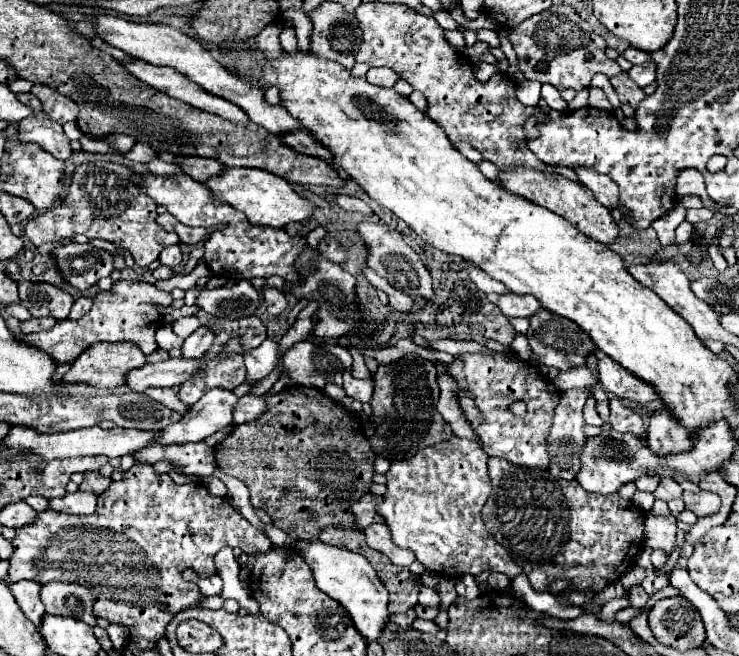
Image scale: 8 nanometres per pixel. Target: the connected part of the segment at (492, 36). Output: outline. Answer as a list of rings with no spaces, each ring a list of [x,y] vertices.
[[[478,30],[478,40],[480,40],[480,42],[486,42],[486,44],[492,46],[492,48],[498,48],[498,46],[500,46],[498,32],[494,32],[494,30]]]

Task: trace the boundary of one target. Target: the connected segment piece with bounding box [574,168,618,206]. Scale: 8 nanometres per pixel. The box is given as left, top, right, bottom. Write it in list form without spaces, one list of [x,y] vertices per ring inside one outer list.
[[[574,168],[574,172],[578,176],[578,182],[584,188],[588,188],[600,204],[604,204],[604,206],[616,206],[618,204],[616,184],[608,176],[600,174],[592,168]]]

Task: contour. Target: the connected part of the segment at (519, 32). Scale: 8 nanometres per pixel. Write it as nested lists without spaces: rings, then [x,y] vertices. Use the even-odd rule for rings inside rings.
[[[568,4],[550,6],[548,10],[530,16],[522,24],[510,28],[508,40],[514,46],[518,56],[518,70],[526,76],[526,80],[538,80],[542,84],[552,84],[554,88],[572,88],[582,90],[588,88],[590,78],[596,72],[606,74],[608,78],[620,72],[616,60],[606,56],[606,42],[598,36],[592,26],[582,20],[576,10]]]

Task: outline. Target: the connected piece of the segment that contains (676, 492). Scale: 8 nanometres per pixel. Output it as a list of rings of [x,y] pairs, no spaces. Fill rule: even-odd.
[[[662,480],[662,482],[658,484],[654,496],[668,502],[668,500],[672,500],[672,498],[680,498],[680,496],[682,496],[682,488],[680,488],[680,484],[674,482],[674,480]]]

